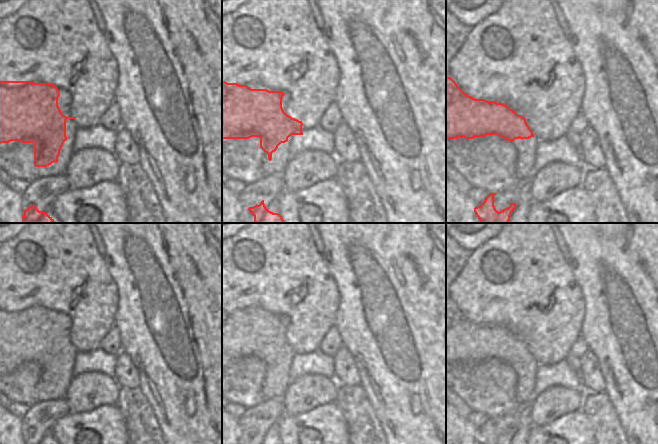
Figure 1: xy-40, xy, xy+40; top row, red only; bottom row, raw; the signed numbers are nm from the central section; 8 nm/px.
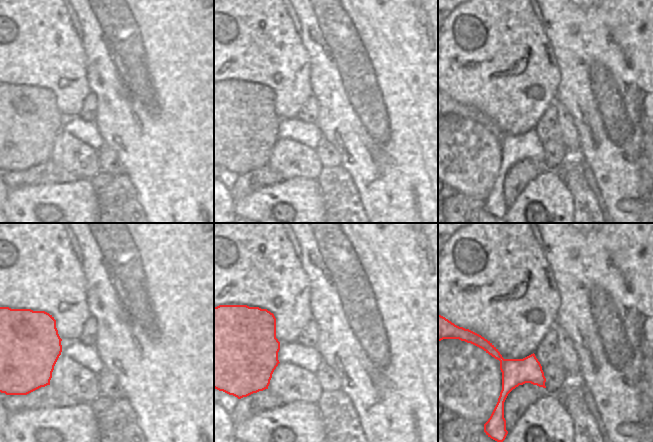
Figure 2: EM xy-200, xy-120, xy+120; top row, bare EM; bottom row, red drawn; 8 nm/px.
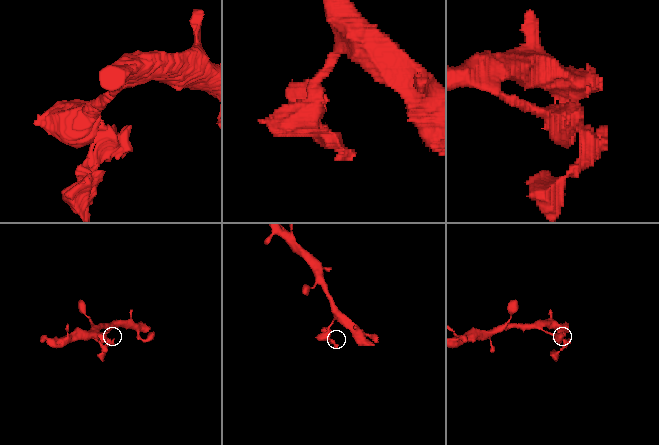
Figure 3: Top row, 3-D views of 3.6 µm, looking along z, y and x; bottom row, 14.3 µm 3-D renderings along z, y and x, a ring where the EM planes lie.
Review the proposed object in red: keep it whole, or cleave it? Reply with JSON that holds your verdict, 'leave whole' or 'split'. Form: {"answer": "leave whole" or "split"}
{"answer": "split"}

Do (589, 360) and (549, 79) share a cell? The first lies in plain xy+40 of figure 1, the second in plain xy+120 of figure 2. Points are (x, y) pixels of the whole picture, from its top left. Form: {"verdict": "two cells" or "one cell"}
{"verdict": "two cells"}

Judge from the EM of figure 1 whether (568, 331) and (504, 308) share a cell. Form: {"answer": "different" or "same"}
{"answer": "different"}

